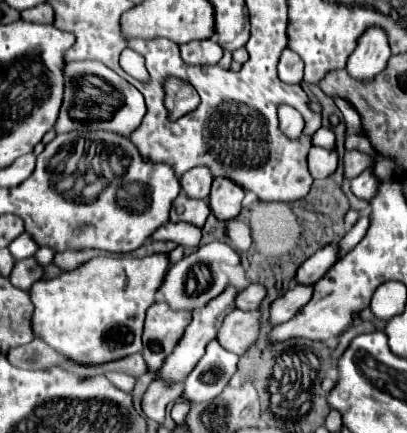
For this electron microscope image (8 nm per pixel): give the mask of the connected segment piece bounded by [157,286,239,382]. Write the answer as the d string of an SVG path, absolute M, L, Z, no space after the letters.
M227 286L225 292L221 292L217 298L213 298L213 302L209 302L209 306L203 306L201 310L193 310L193 322L187 326L187 330L185 330L181 342L177 344L177 348L173 350L173 354L157 370L157 378L165 378L165 380L171 380L171 382L179 382L179 380L185 380L189 376L189 372L193 370L193 366L205 354L205 346L211 340L217 338L217 330L221 328L221 322L225 320L225 314L231 314L235 310L235 296L237 294L239 294L239 290L235 286Z

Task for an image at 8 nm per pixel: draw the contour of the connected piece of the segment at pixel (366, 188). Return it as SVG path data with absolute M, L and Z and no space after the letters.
M365 170L351 180L351 192L361 200L369 202L373 196L377 196L377 190L379 190L379 178L375 176L373 170Z

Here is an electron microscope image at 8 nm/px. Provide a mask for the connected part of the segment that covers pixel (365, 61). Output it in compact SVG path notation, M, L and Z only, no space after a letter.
M369 26L369 30L365 30L365 34L357 40L357 48L349 56L345 68L353 78L367 82L385 70L389 56L391 48L385 30L379 26Z

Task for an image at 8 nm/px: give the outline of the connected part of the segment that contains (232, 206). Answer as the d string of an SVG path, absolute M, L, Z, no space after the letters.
M215 178L207 202L219 220L231 220L239 214L243 196L245 190L235 182L229 182L229 178Z

